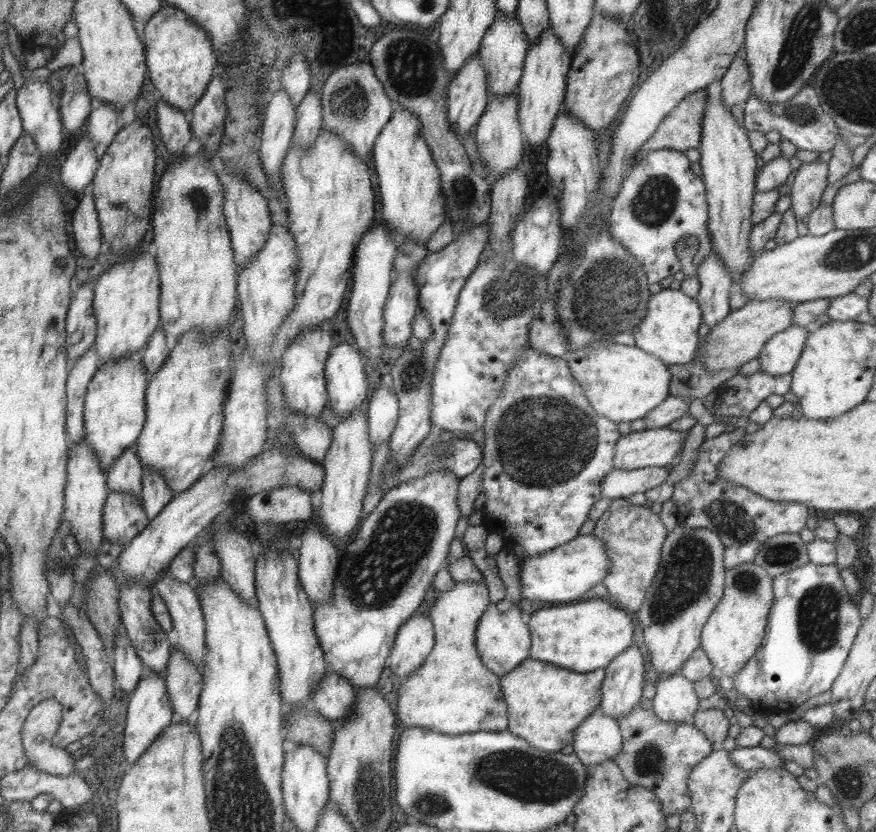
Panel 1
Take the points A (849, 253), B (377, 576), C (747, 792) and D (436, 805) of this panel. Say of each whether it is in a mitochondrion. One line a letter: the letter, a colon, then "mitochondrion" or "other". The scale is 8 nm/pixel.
A: mitochondrion
B: mitochondrion
C: other
D: mitochondrion

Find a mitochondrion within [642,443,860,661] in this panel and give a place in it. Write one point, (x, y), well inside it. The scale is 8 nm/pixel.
(686, 575)

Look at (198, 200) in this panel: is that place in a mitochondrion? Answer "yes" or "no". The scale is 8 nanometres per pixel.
yes

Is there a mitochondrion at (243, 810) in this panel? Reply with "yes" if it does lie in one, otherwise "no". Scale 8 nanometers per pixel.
yes

